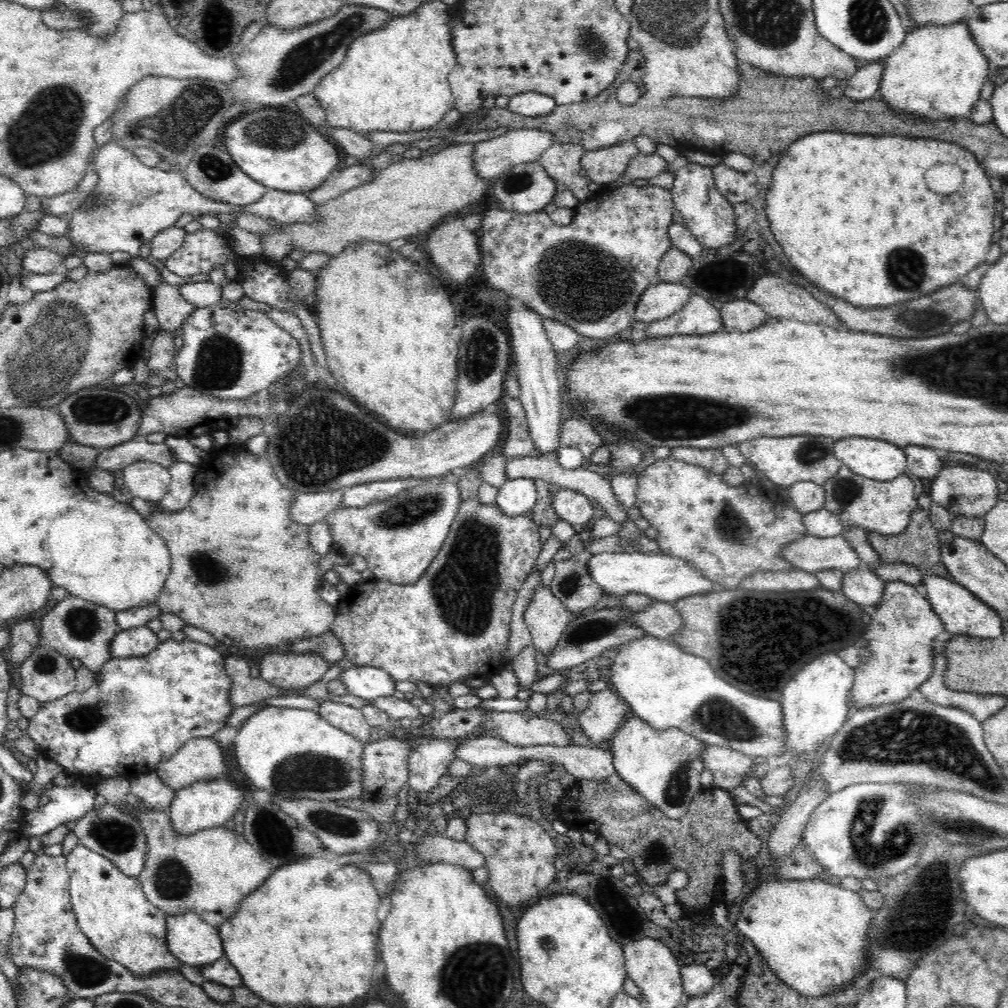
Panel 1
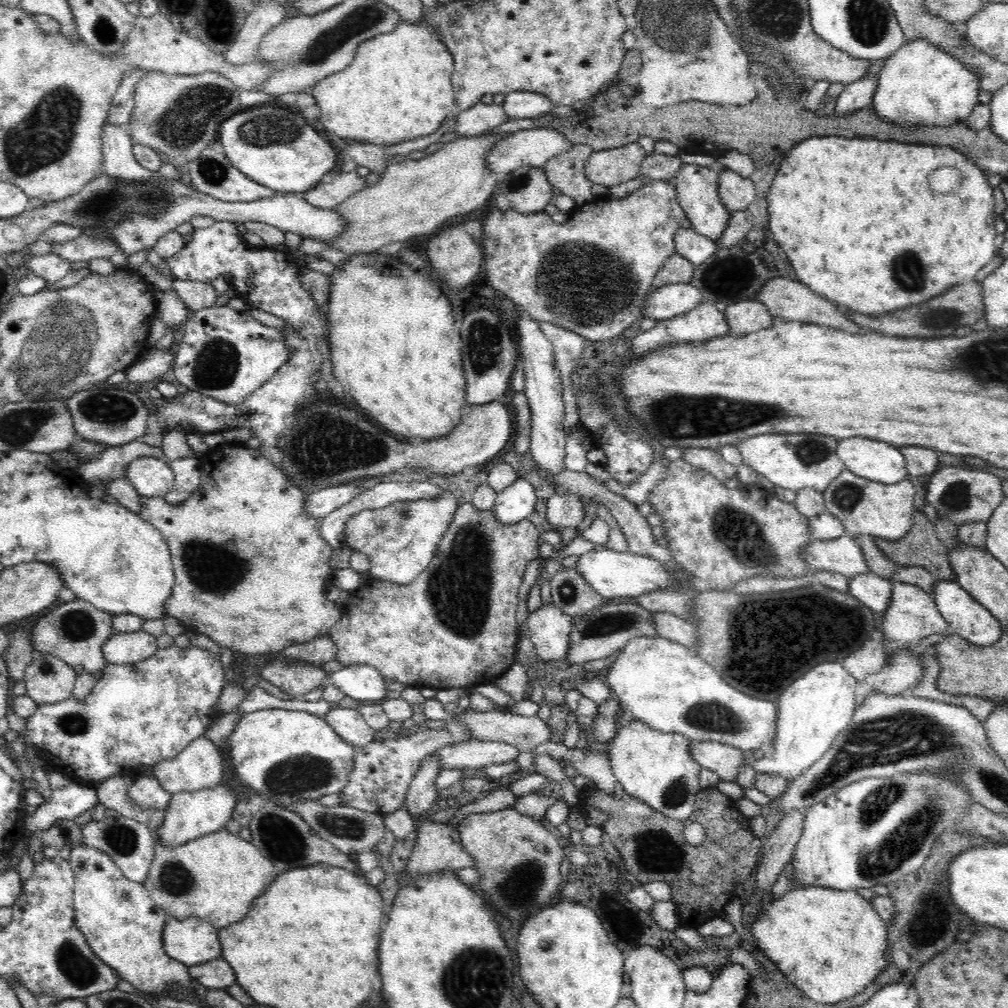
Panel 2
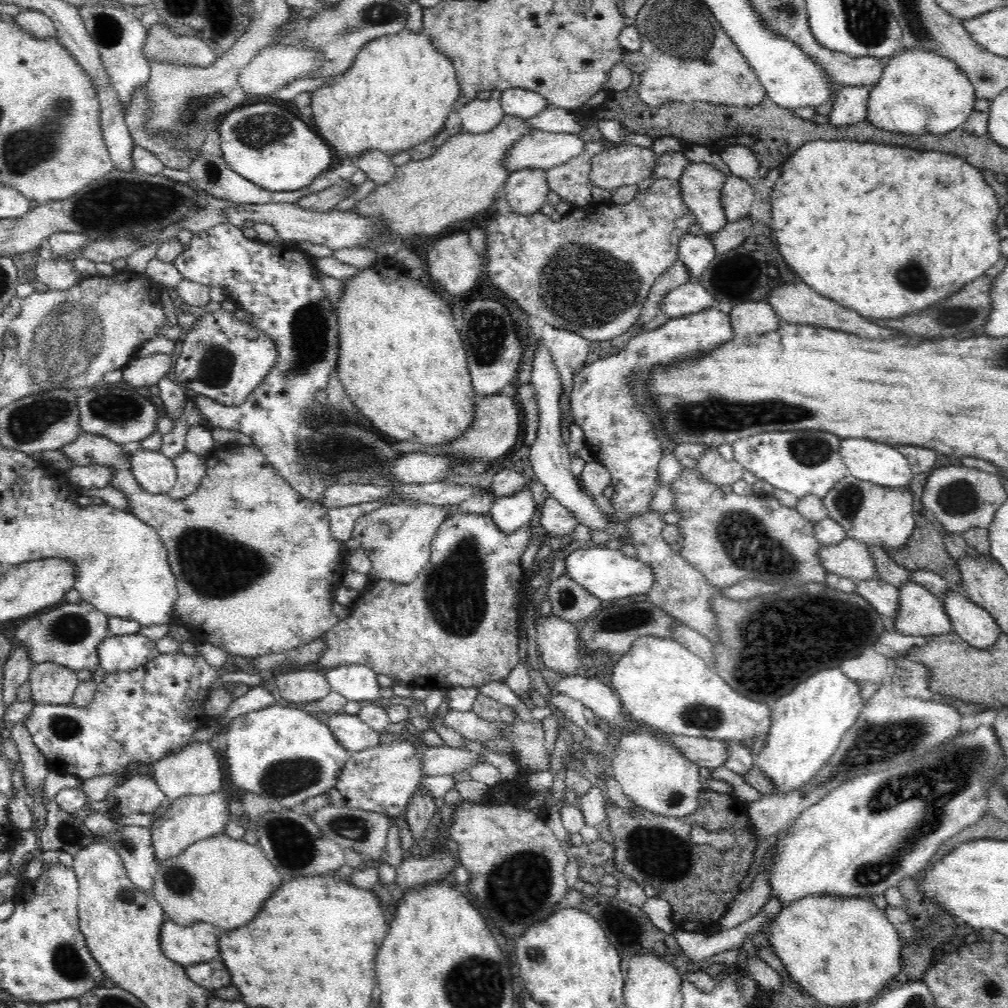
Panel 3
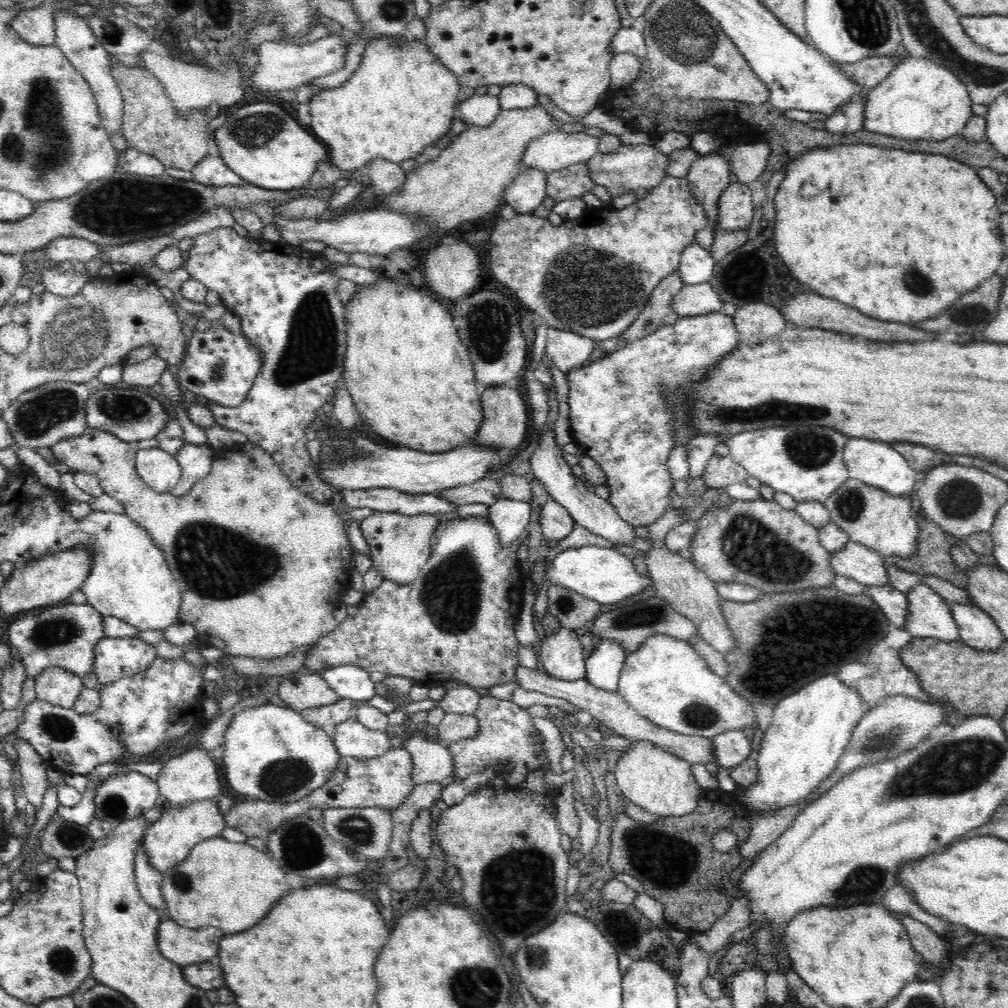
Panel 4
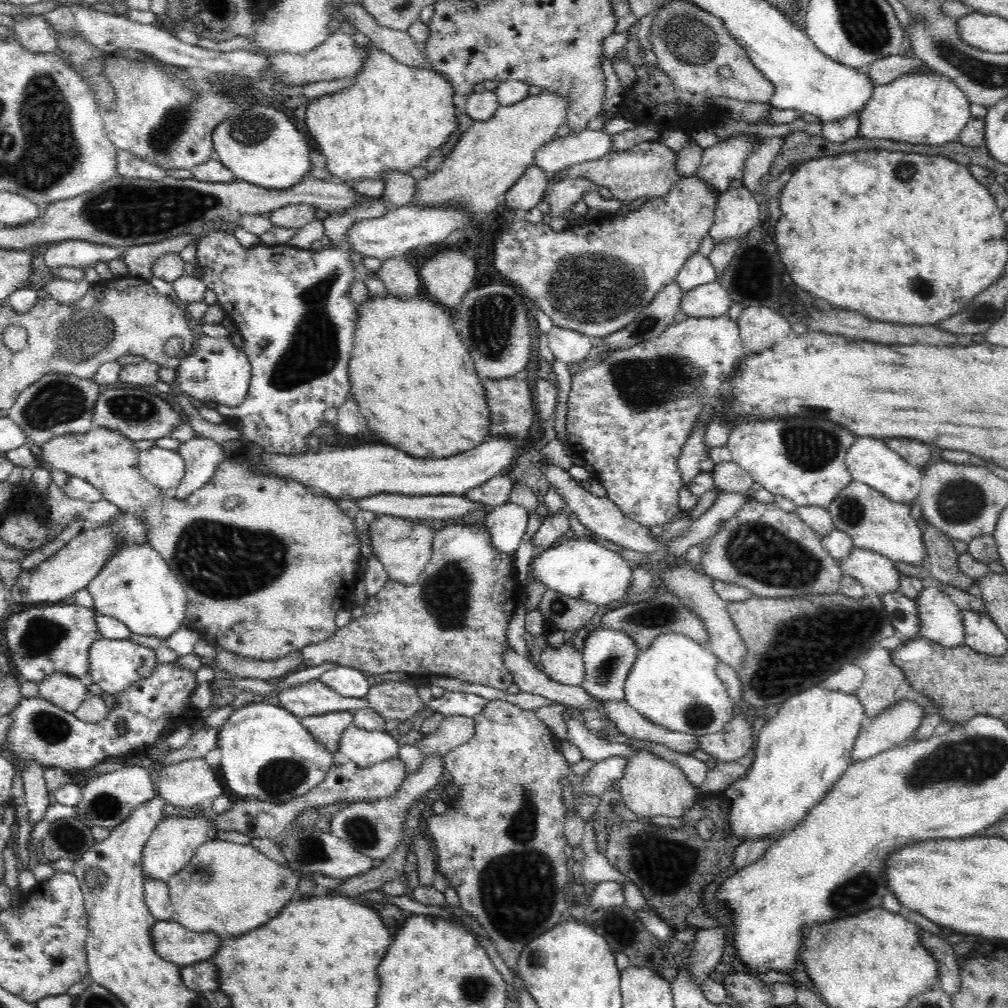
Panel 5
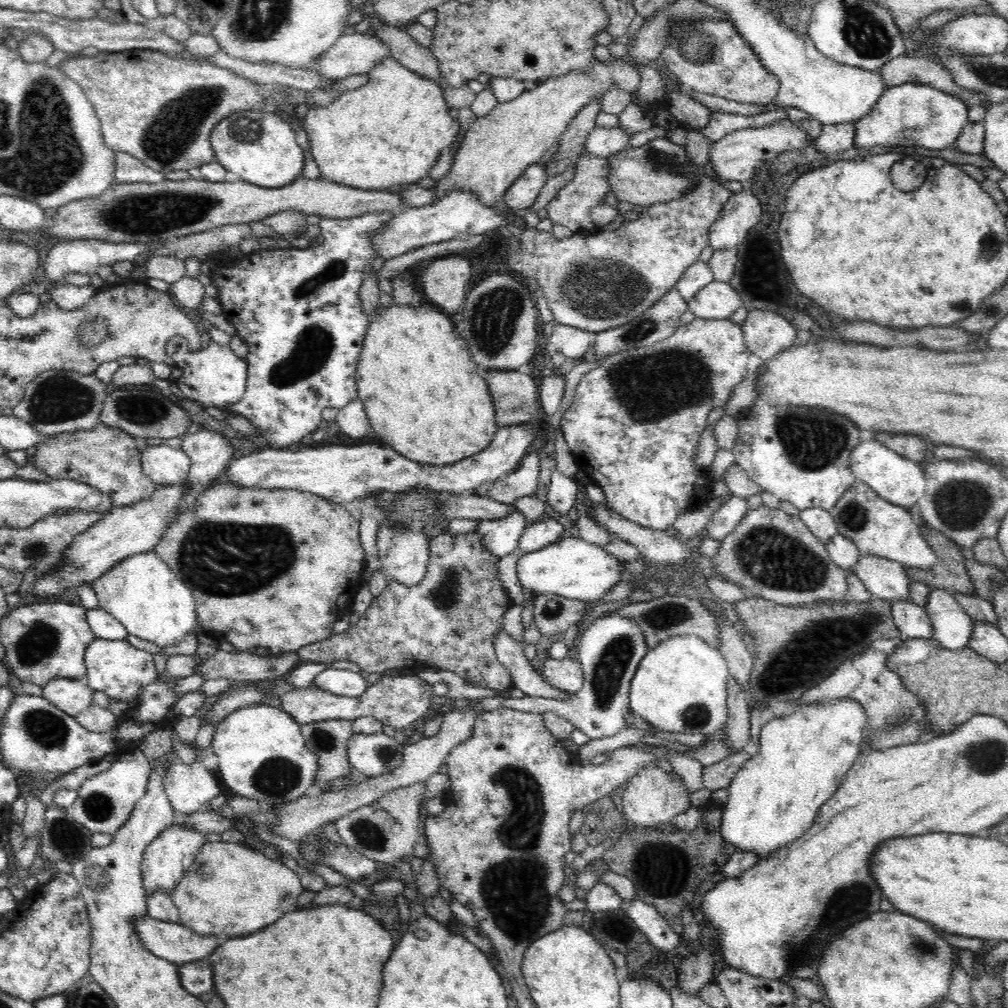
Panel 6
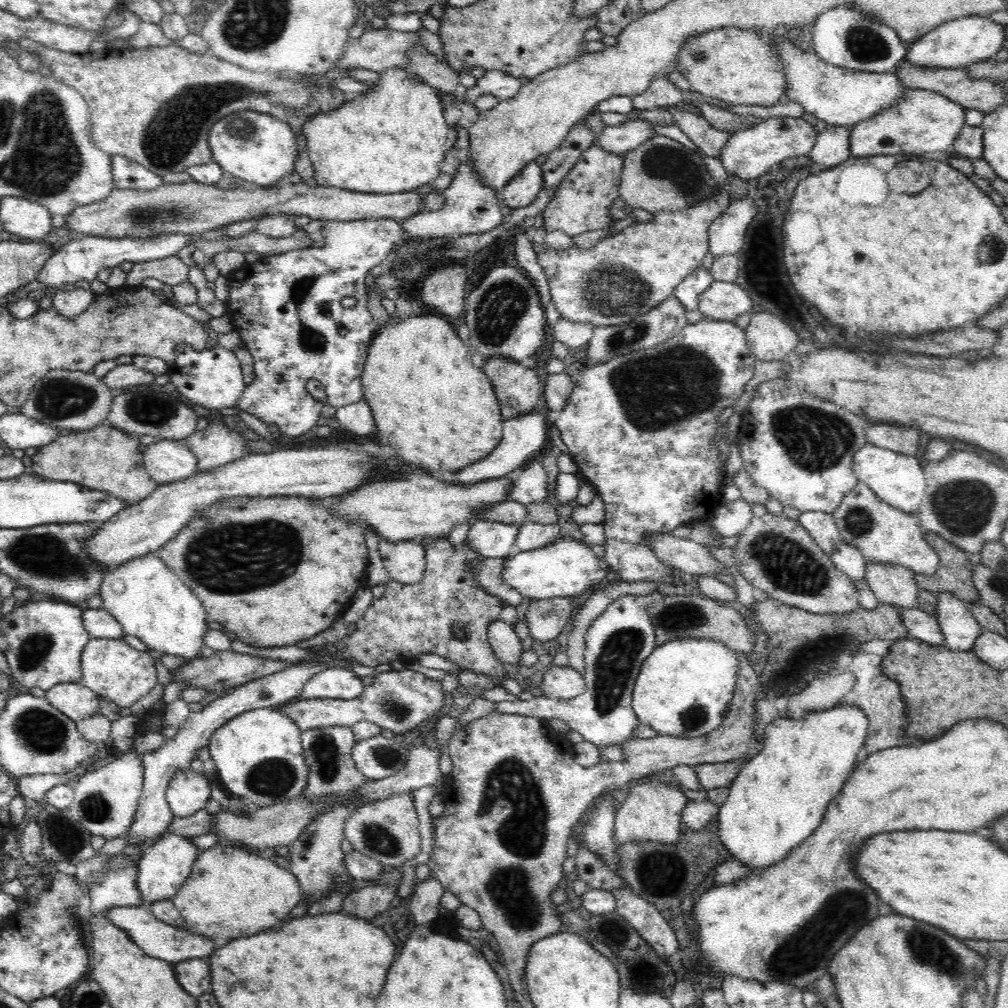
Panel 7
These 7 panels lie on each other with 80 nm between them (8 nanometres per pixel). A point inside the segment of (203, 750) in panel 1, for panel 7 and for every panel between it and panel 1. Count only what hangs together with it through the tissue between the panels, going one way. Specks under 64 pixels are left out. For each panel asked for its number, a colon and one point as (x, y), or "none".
2: (199, 765)
3: (195, 769)
4: (190, 776)
5: (187, 785)
6: (190, 788)
7: (188, 791)

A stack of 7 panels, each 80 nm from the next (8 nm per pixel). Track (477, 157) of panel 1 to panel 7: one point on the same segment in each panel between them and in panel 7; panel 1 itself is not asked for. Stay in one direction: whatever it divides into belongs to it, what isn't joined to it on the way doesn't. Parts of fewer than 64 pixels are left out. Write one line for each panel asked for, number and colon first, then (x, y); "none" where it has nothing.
2: (535, 148)
3: (541, 149)
4: (556, 150)
5: (560, 153)
6: (603, 141)
7: (628, 135)

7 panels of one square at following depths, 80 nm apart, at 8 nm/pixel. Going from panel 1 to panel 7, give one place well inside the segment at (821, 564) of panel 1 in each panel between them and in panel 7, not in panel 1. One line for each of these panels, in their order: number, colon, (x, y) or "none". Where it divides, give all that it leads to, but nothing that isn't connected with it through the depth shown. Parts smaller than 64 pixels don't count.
2: (843, 555)
3: (851, 559)
4: (857, 562)
5: (880, 575)
6: (886, 579)
7: (895, 585)

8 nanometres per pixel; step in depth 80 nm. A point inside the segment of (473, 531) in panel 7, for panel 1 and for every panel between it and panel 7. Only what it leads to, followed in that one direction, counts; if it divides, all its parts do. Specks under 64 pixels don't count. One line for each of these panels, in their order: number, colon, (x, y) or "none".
1: (515, 497)
2: (516, 502)
3: (510, 512)
4: (510, 518)
5: (506, 524)
6: (500, 537)

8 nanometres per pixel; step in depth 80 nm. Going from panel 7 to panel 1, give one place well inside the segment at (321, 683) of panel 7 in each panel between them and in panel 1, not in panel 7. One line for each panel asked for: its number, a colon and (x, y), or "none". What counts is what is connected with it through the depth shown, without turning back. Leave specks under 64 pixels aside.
1: (367, 682)
2: (362, 682)
3: (357, 682)
4: (349, 681)
5: (350, 682)
6: (343, 682)

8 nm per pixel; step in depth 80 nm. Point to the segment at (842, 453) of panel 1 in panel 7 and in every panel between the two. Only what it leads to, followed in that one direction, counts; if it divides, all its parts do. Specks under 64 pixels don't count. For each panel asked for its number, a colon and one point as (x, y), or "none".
2: (878, 462)
3: (881, 464)
4: (879, 465)
5: (870, 461)
6: (897, 480)
7: (898, 479)

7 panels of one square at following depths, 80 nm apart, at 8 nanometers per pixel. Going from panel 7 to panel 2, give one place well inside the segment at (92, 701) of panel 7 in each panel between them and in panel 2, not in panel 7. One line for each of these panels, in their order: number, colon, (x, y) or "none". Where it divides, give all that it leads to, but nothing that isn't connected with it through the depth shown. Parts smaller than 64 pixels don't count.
2: (48, 679)
3: (52, 684)
4: (57, 686)
5: (66, 692)
6: (72, 697)

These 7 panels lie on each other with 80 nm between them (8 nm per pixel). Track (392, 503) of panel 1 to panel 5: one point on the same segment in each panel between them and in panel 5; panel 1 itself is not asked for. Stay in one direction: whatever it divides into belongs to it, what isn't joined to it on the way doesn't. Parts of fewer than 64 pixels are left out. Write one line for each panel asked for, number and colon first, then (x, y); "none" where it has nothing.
2: (400, 540)
3: (397, 539)
4: (400, 545)
5: (404, 551)

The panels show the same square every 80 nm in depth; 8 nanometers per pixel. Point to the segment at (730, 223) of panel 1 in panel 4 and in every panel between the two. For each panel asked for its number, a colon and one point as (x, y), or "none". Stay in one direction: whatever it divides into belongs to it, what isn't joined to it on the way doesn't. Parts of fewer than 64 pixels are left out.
2: (696, 186)
3: (701, 184)
4: (709, 177)

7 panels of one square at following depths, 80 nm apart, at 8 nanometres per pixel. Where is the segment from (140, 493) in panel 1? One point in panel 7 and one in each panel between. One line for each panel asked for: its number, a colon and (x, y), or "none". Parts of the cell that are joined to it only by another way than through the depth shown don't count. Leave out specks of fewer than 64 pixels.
2: (151, 476)
3: (156, 472)
4: (160, 470)
5: (165, 469)
6: (167, 464)
7: (166, 461)

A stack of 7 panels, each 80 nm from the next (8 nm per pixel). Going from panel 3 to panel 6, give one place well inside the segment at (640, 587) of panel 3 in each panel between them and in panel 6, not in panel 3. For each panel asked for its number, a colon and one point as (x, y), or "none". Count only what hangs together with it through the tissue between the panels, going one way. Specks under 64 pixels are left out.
4: (605, 575)
5: (579, 568)
6: (574, 568)

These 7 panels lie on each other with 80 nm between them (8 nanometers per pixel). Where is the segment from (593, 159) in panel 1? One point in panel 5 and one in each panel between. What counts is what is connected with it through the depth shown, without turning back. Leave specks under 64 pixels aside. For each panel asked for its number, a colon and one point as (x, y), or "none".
2: (609, 167)
3: (620, 165)
4: (627, 169)
5: (648, 170)

